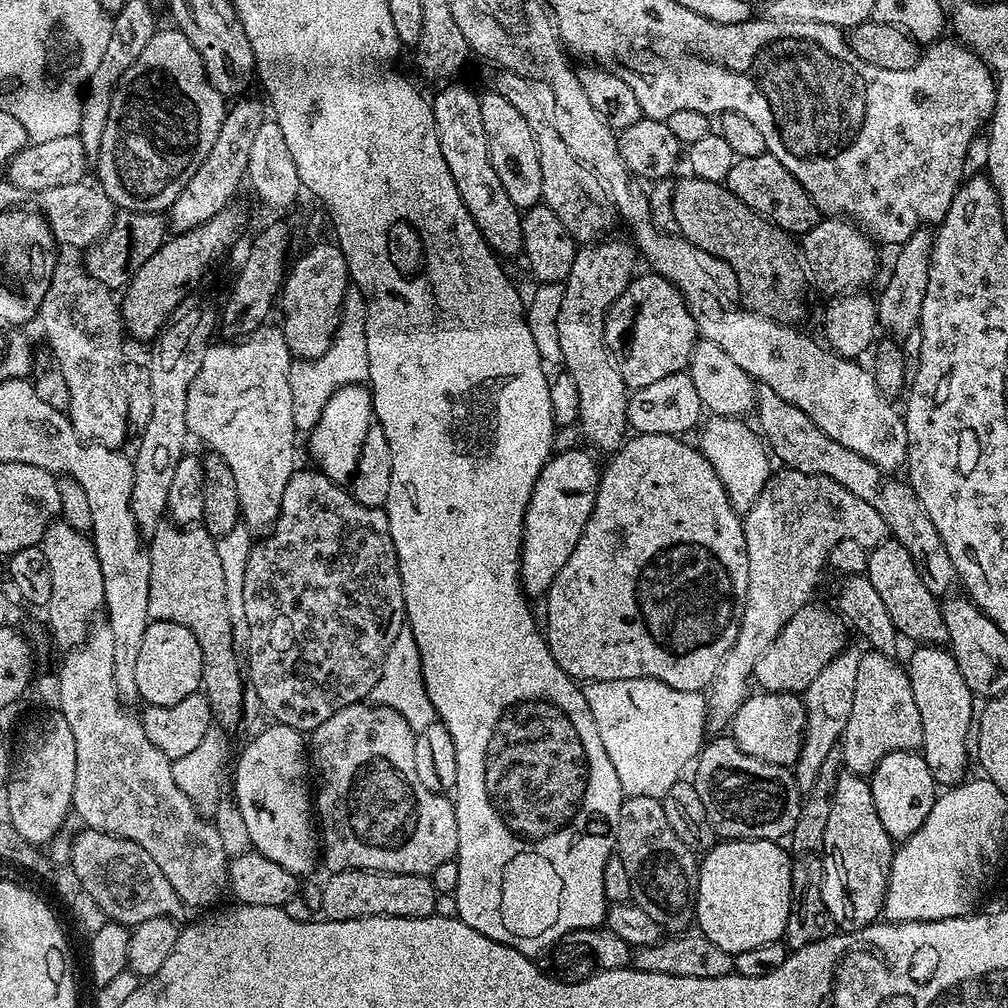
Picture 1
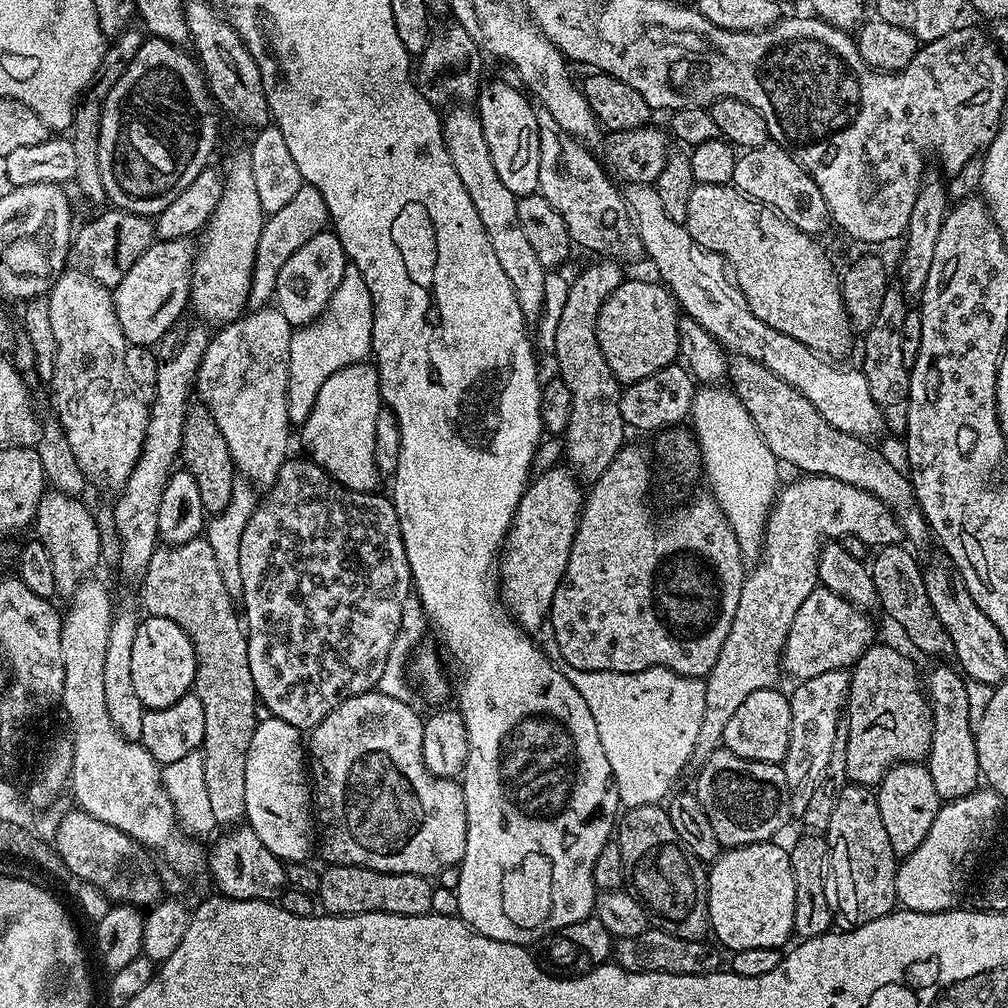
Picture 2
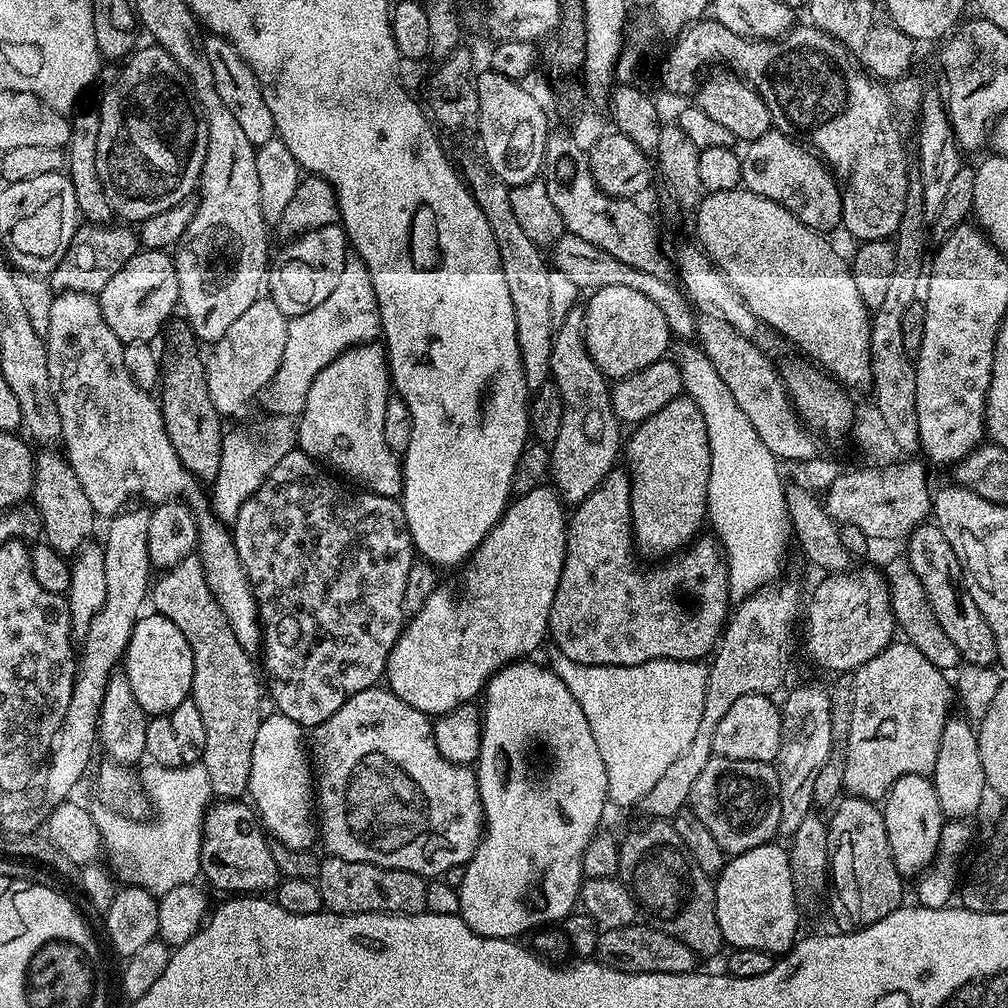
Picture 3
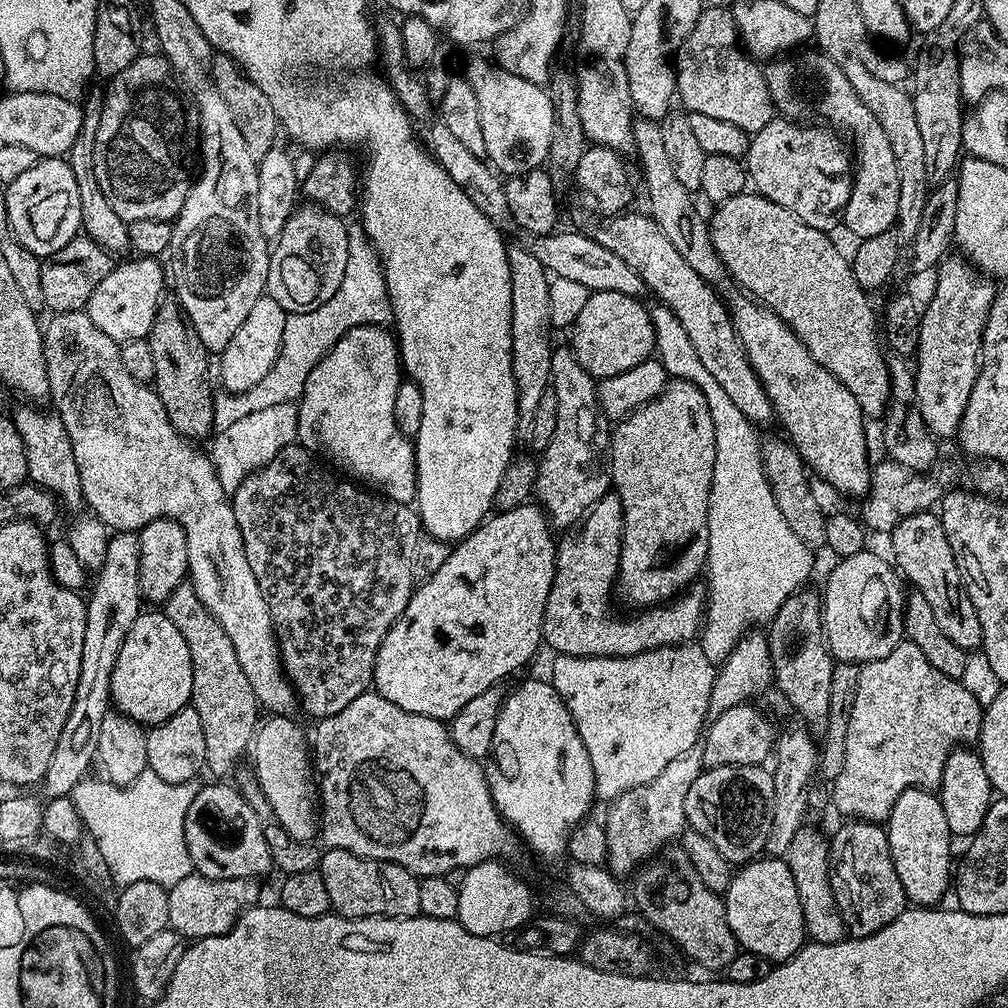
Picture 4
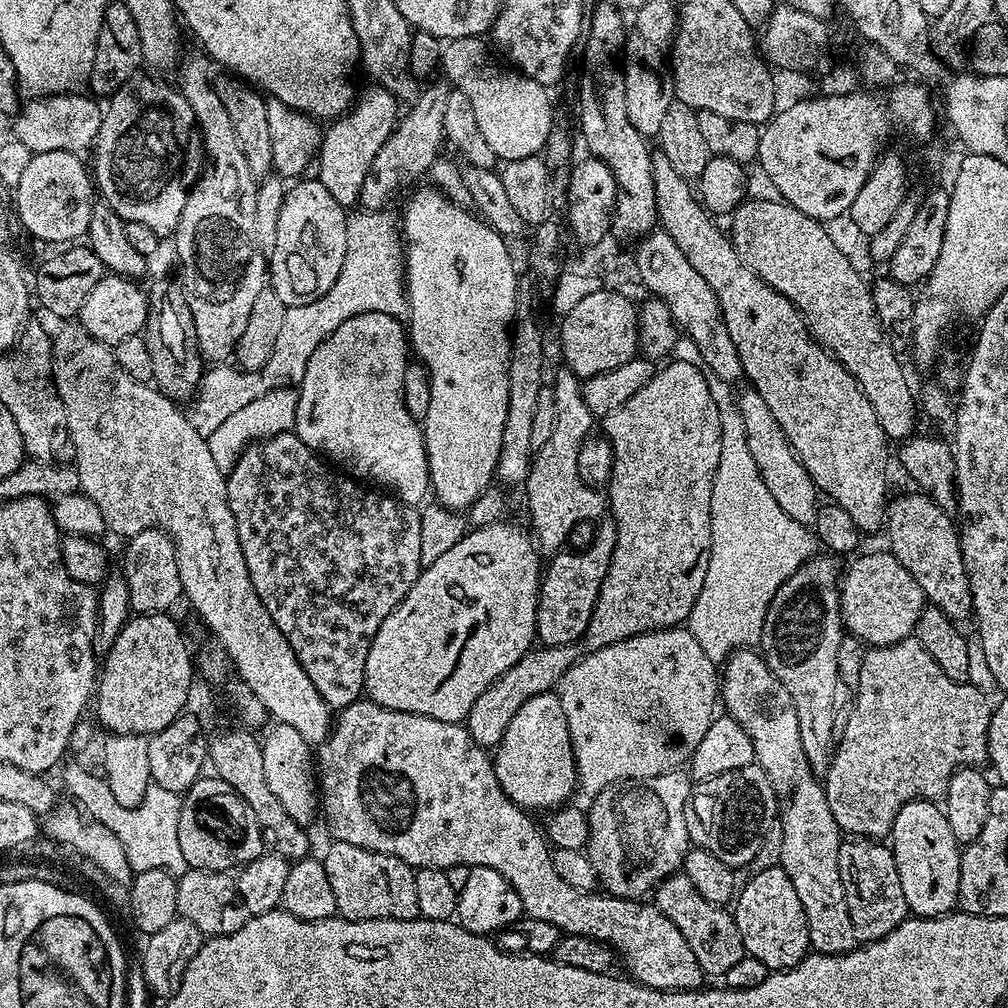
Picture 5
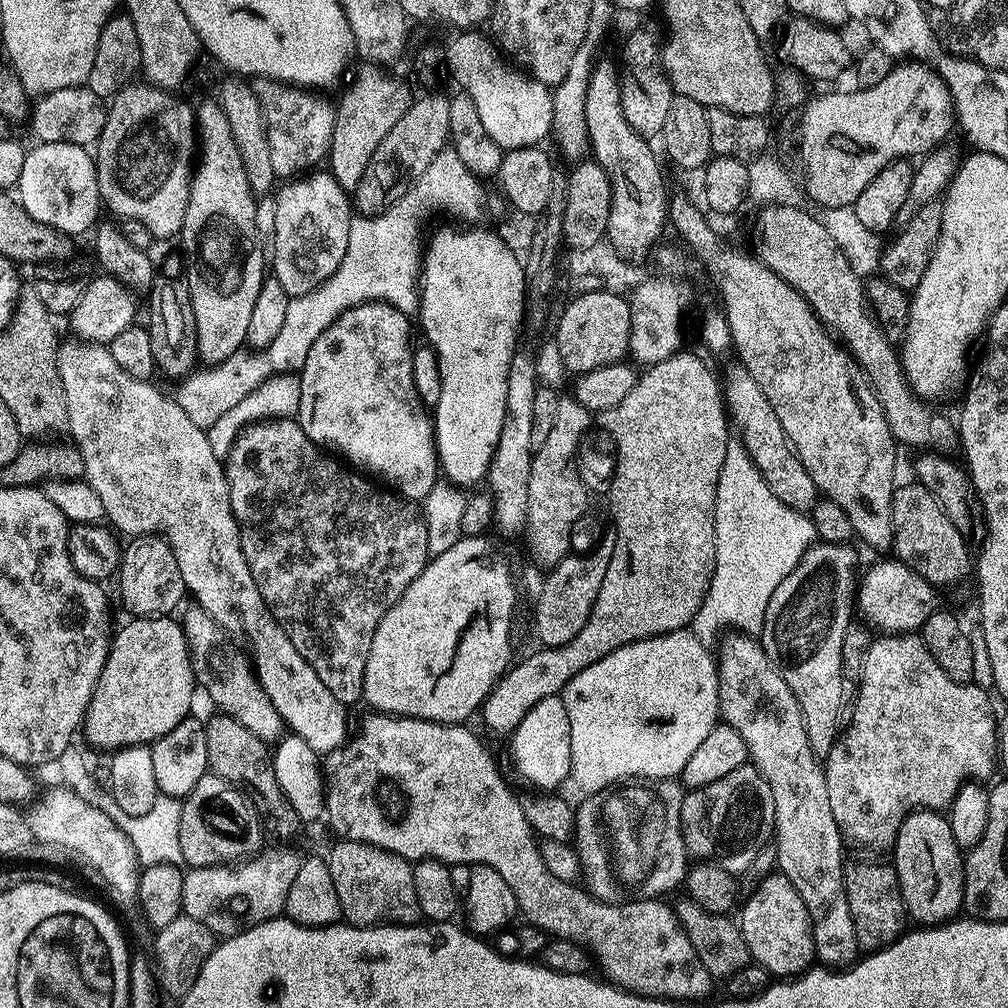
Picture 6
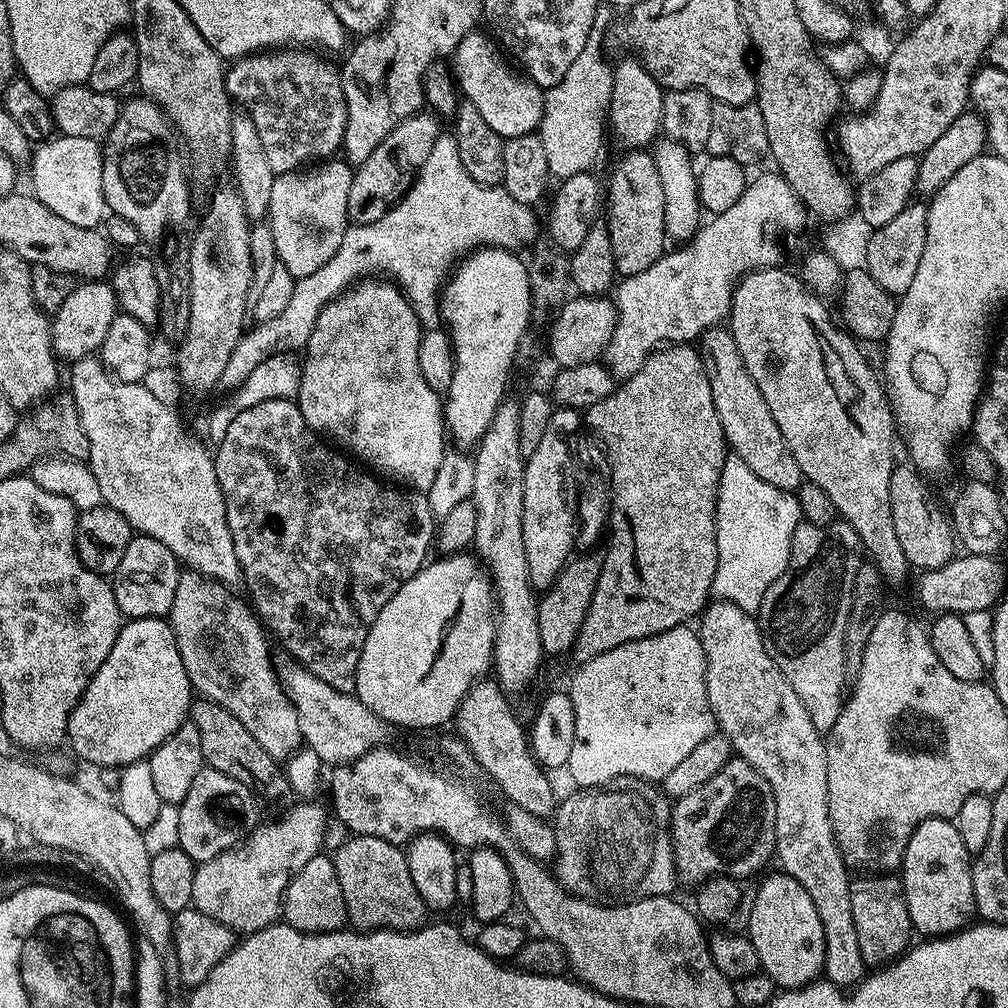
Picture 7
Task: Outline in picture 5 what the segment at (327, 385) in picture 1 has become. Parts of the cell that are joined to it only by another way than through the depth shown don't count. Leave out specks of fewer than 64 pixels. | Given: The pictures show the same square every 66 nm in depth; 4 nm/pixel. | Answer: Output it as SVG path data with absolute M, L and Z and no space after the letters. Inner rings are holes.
M356 210L356 213L353 211L349 215L346 222L346 258L334 286L330 286L326 294L314 300L286 307L282 334L278 334L278 342L274 342L270 358L266 358L259 370L241 370L236 366L231 368L231 363L220 362L203 373L191 401L190 419L205 438L218 430L218 426L222 426L230 414L254 402L254 398L262 398L262 394L275 388L299 385L306 374L306 362L310 362L310 354L314 354L314 350L318 350L323 340L338 330L346 318L366 312L385 312L397 318L407 317L406 248L402 243L397 217L395 220L390 213L388 210Z

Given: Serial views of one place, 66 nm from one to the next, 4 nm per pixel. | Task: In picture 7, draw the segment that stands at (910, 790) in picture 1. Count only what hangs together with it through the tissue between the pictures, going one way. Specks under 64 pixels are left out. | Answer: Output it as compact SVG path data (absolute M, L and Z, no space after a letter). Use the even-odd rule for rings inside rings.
M951 819L923 820L912 831L904 855L902 879L906 910L913 929L921 937L950 936L961 928L969 927L971 916L976 912L972 865L962 834L958 834Z

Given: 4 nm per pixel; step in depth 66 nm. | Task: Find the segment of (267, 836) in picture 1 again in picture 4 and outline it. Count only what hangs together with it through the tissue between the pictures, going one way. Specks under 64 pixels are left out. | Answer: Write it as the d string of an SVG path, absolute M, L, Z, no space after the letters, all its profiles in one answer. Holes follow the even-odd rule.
M272 714L259 725L258 731L255 733L254 739L254 750L256 748L256 765L254 765L254 771L256 774L256 781L260 783L260 789L262 794L266 794L266 798L270 802L272 807L272 812L276 816L276 823L281 824L281 826L286 830L286 834L290 834L293 840L306 840L311 841L313 839L312 835L315 837L318 832L318 792L314 787L314 780L312 784L312 776L314 777L314 764L310 759L310 744L306 739L306 732L303 732L298 725L292 721L293 717L288 714Z

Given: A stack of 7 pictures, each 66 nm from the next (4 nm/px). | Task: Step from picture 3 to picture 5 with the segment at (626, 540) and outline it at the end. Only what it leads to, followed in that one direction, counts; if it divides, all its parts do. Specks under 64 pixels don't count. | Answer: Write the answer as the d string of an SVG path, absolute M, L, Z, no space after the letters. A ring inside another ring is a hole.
M604 518L599 521L600 529L592 540L592 545L585 552L568 552L560 550L547 561L546 571L540 582L540 594L536 607L536 634L541 645L549 648L561 648L564 644L576 644L583 637L592 617L594 606L598 602L598 594L602 590L602 582L610 570L610 558L614 554L616 541L616 521Z

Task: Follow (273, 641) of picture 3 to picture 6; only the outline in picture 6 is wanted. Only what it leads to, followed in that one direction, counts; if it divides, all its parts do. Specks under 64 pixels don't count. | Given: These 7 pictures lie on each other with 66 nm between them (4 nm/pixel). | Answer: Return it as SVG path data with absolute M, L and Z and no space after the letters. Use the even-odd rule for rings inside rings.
M267 418L240 429L226 457L224 476L229 482L230 506L236 521L245 529L264 532L261 536L248 530L240 533L242 554L246 554L250 574L254 574L258 594L262 594L274 618L286 630L290 642L294 642L294 650L314 666L322 686L338 702L353 706L361 703L364 694L366 658L378 622L402 598L406 586L422 574L430 557L423 511L395 491L375 488L367 475L335 458L308 439L295 419ZM280 528L284 532L288 528L308 532L308 544L292 544L296 536L284 536L284 544L276 544Z

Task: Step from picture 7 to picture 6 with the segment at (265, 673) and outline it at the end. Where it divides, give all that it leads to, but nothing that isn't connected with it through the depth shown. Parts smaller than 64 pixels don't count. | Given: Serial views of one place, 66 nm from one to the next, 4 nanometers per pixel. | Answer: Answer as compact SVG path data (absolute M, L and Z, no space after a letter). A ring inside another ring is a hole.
M199 606L191 607L183 609L182 627L197 685L208 691L209 698L220 707L217 709L221 713L235 716L238 722L242 722L242 726L246 726L246 730L250 730L250 734L265 742L279 741L286 728L284 719L278 710L274 710L274 702L270 702L266 690L257 680L249 653L243 647L236 648L235 642L228 637L231 635L212 620L206 610Z

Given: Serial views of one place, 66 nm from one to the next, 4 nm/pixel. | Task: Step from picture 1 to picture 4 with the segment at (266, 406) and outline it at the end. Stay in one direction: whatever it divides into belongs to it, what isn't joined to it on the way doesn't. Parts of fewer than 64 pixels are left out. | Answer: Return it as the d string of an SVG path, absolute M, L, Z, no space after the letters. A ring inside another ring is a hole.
M270 295L260 296L258 302L254 302L246 322L242 322L238 330L234 330L234 338L230 338L230 342L218 356L220 380L228 387L225 389L229 393L250 390L250 386L258 386L258 382L262 382L262 378L270 374L270 366L274 366L280 347L284 345L288 318L289 313L278 306L278 302Z

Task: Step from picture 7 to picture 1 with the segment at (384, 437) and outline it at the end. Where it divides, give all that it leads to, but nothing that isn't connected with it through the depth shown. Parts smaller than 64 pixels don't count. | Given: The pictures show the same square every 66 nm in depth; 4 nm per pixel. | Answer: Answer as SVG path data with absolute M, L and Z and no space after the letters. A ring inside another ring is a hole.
M347 384L338 389L326 402L318 422L306 436L308 448L316 459L315 467L335 484L347 485L356 473L367 431L373 423L372 393L364 384Z

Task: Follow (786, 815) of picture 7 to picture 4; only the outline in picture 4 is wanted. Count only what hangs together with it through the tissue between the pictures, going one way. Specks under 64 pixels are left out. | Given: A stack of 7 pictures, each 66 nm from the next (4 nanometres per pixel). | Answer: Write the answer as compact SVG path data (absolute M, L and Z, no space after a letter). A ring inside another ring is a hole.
M800 827L787 841L788 869L794 874L794 882L798 886L798 894L802 902L804 915L804 931L809 941L818 944L834 944L845 939L846 929L840 907L836 904L836 891L832 889L832 861L830 859L830 844L816 828Z

